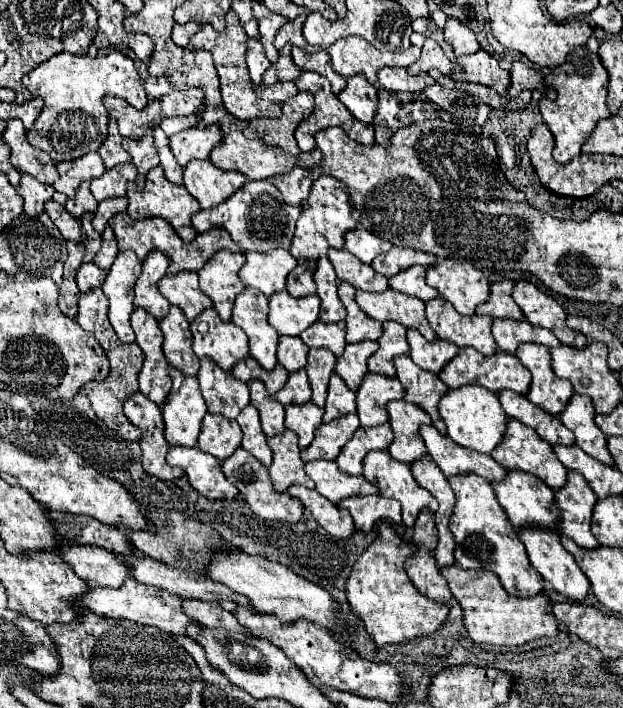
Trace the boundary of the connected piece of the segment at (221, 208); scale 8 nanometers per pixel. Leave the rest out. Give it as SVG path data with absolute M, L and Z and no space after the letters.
M262 179L262 181L248 181L242 189L238 189L222 205L218 205L218 207L214 207L210 211L198 211L192 217L192 225L194 225L194 229L198 233L208 231L210 227L224 227L232 235L232 241L238 243L244 251L268 251L268 249L278 249L278 247L290 249L290 243L292 243L292 237L294 237L294 229L296 229L298 217L300 217L300 209L294 207L294 205L288 205L282 199L282 193L278 191L278 187L272 185L268 179Z

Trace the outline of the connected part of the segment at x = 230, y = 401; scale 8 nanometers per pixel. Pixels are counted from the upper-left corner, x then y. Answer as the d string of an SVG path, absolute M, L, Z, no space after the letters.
M208 357L200 359L198 381L200 381L202 397L208 405L208 411L214 415L236 419L238 413L250 403L248 385L234 379L232 373L222 371Z

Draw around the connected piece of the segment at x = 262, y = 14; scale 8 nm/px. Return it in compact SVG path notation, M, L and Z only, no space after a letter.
M254 1L252 3L252 9L254 9L254 17L258 21L258 27L260 27L260 41L264 45L264 51L266 51L266 57L270 59L270 63L276 63L278 61L278 51L274 49L272 41L276 37L276 33L282 29L282 25L288 21L286 17L282 15L276 15L272 13L264 3L260 1Z

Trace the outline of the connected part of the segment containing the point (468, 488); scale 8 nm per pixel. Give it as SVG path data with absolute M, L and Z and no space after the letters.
M456 475L450 477L450 485L456 495L456 505L448 525L456 537L456 565L462 569L492 571L500 579L502 587L514 597L534 597L542 593L544 579L530 565L516 529L506 521L506 513L502 513L502 507L494 497L492 483L478 475Z

